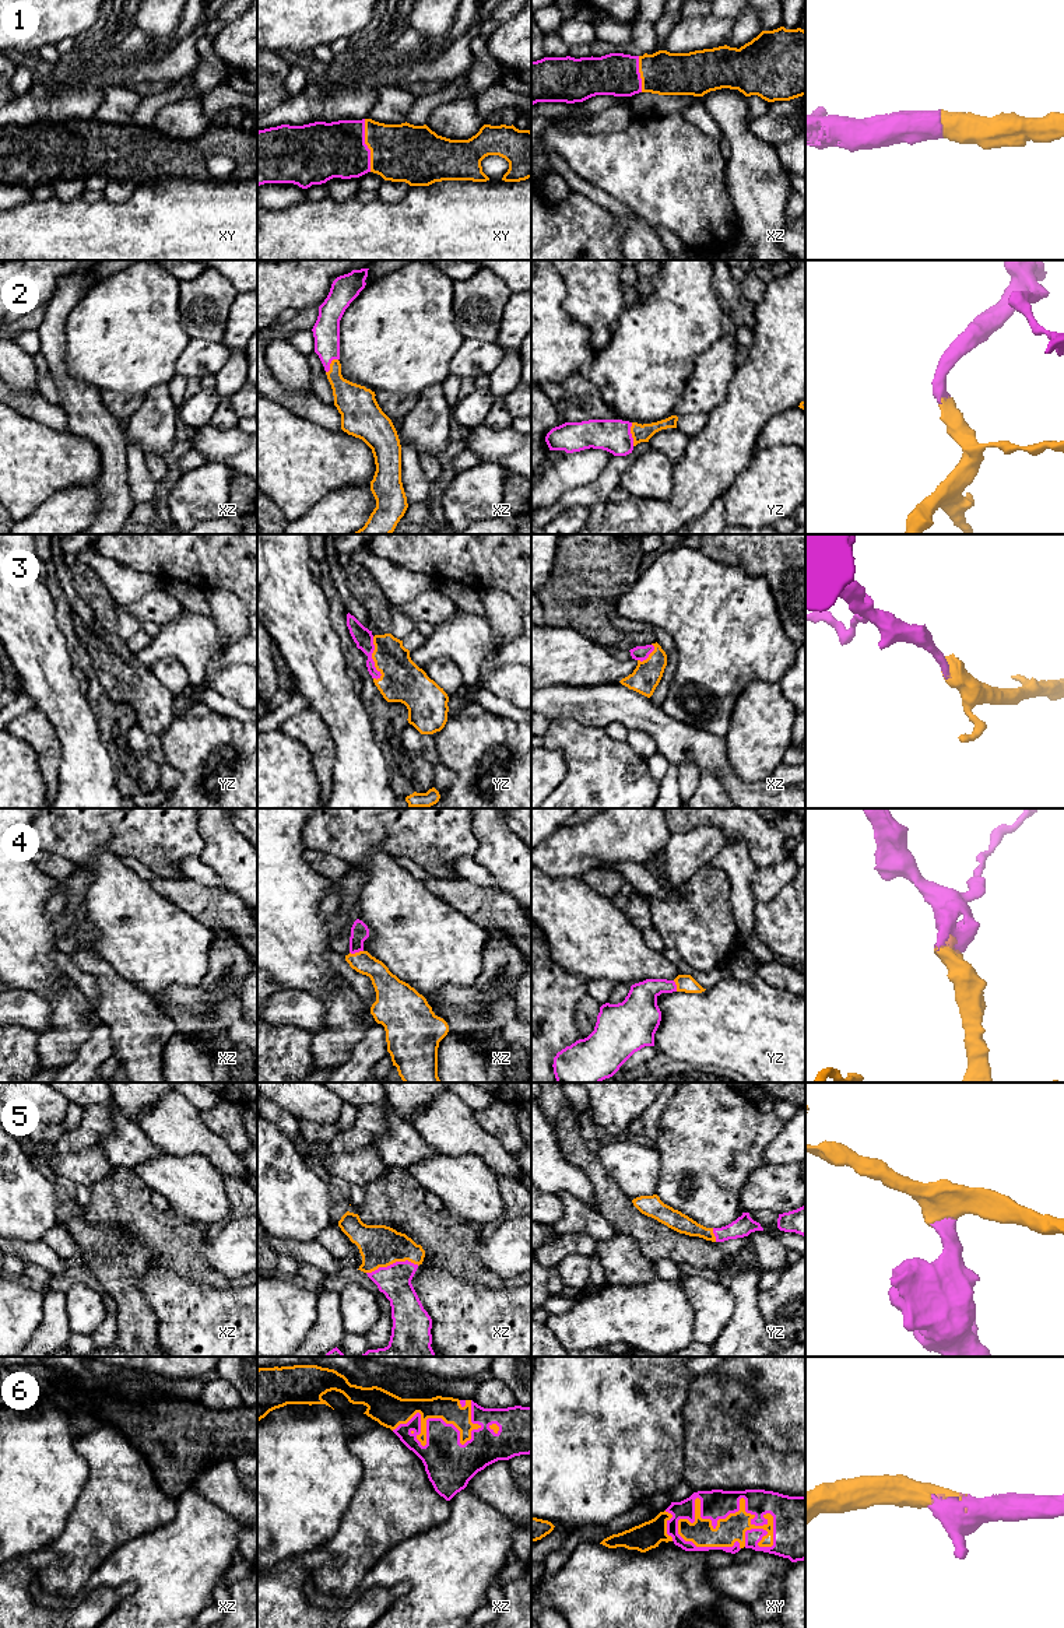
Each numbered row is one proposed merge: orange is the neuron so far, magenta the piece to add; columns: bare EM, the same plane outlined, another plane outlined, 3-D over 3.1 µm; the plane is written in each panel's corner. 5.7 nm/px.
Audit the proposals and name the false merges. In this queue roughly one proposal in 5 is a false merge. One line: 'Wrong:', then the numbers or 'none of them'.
Wrong: none of them

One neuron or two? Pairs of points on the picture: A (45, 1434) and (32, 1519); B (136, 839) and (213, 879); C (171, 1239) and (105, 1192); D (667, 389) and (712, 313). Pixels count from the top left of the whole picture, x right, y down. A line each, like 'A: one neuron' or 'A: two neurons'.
A: one neuron
B: two neurons
C: one neuron
D: one neuron

